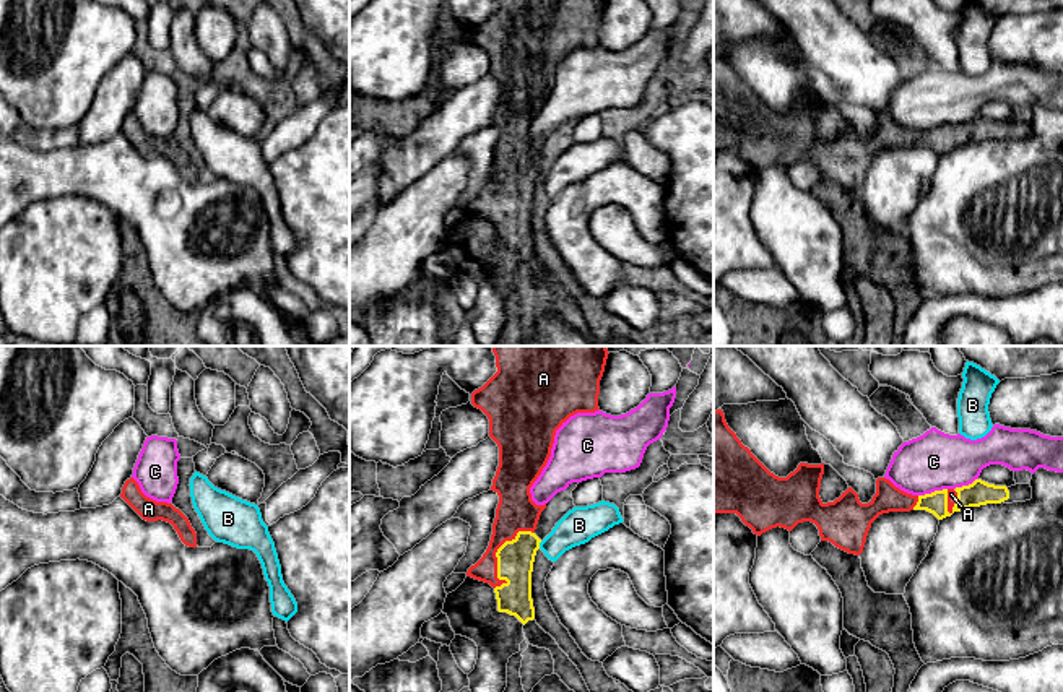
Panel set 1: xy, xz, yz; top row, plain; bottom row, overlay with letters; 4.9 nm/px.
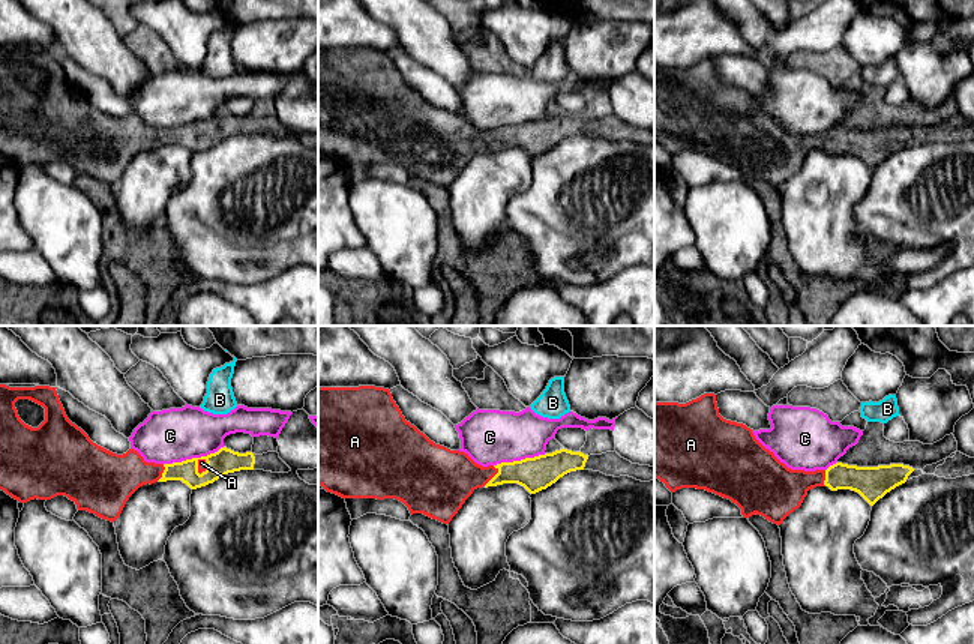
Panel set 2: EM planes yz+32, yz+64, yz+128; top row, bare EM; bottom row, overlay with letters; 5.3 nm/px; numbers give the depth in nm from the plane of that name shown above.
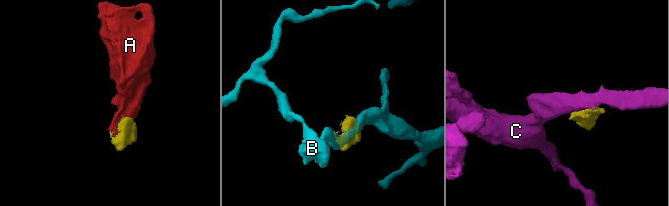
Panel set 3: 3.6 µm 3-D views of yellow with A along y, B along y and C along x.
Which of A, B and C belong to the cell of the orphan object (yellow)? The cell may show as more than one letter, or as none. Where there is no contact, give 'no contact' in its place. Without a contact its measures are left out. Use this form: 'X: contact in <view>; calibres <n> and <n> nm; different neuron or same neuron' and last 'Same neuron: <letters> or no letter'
A: contact in xz; calibres 180 and 190 nm; same neuron
B: contact in xz; calibres 180 and 180 nm; different neuron
C: contact in yz; calibres 120 and 280 nm; different neuron
Same neuron: A

